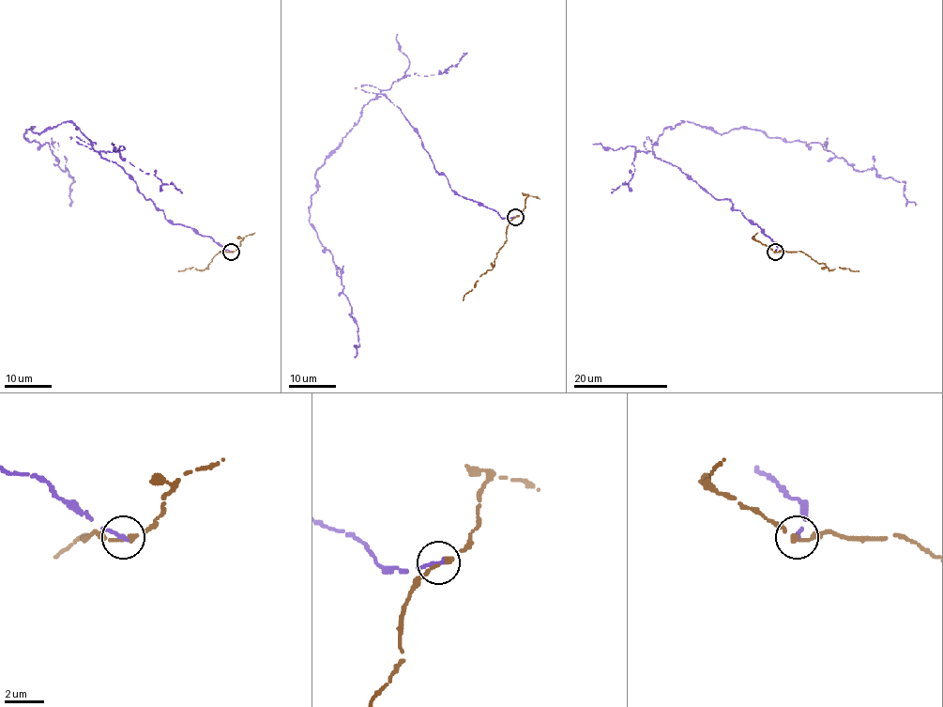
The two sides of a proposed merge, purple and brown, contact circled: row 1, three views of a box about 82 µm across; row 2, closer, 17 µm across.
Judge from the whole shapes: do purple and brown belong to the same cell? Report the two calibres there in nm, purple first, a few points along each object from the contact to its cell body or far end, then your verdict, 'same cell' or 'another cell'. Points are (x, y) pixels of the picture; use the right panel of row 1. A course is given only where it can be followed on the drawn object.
240 nm thick on the purple side, 240 nm on the other; purple runs (775, 251), (728, 199), (655, 155), (664, 128), (687, 121), (819, 143), (858, 171), (903, 181), (915, 205); brown runs (775, 253), (801, 251), (828, 269), (859, 271); another cell

